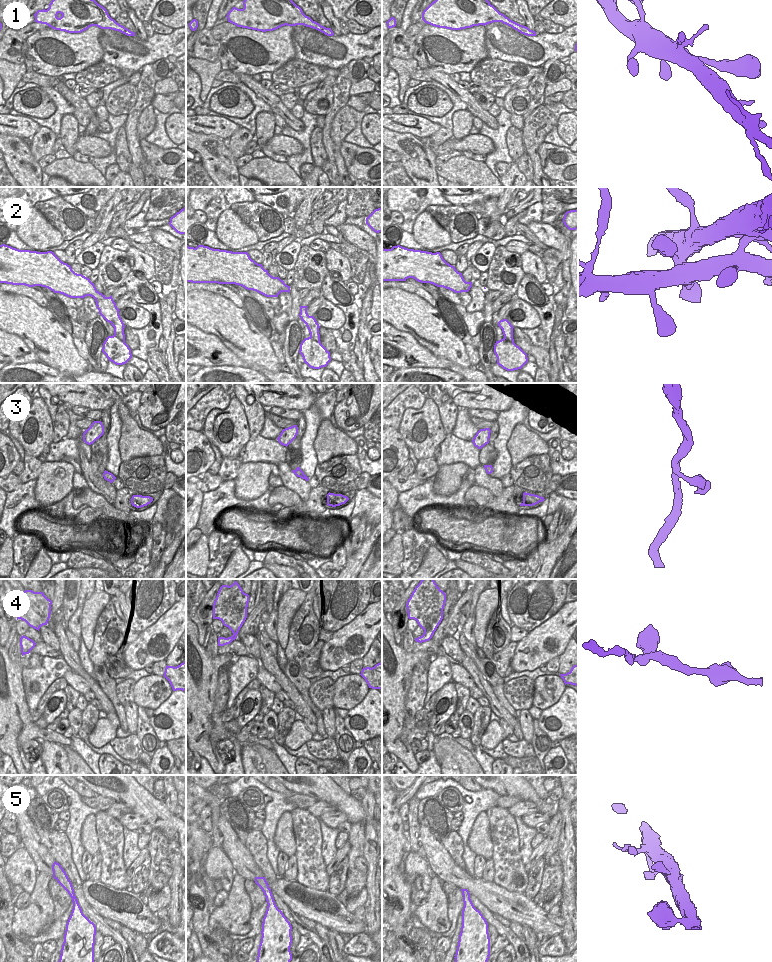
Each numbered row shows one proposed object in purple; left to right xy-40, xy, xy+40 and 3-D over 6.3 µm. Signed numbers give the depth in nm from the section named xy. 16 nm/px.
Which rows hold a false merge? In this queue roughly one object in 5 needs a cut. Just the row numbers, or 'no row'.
no row

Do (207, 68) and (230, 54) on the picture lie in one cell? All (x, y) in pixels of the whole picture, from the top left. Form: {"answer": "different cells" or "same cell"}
{"answer": "different cells"}

